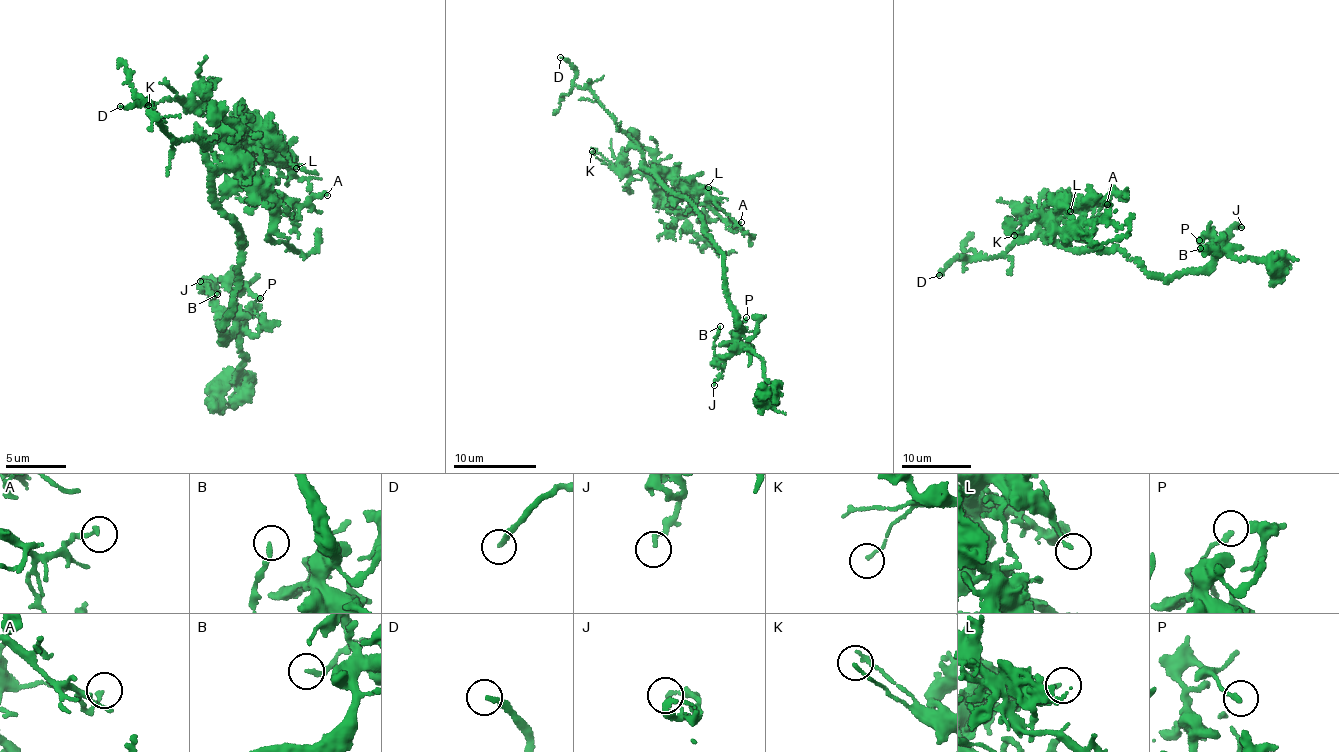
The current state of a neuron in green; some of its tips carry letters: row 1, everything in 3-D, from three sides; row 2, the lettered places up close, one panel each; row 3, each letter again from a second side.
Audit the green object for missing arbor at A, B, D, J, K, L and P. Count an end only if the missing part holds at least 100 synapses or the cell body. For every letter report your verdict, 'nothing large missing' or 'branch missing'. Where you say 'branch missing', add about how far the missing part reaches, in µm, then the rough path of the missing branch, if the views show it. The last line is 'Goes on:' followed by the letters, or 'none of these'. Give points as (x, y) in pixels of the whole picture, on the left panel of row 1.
A: nothing large missing
B: nothing large missing
D: branch missing; missing 50 µm
J: nothing large missing
K: nothing large missing
L: nothing large missing
P: nothing large missing
Goes on: D

